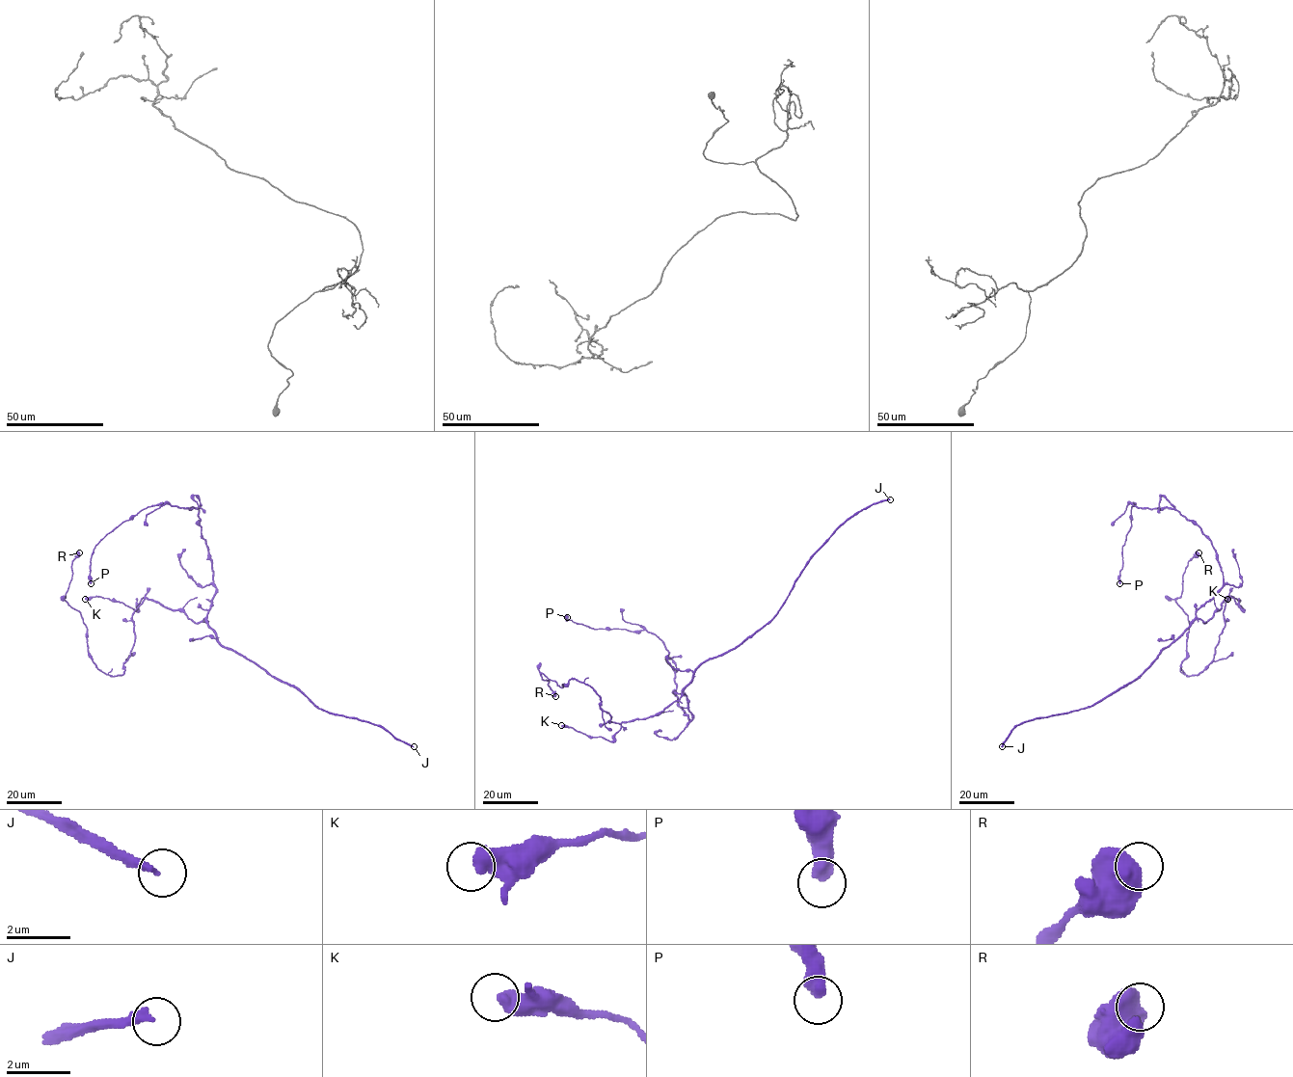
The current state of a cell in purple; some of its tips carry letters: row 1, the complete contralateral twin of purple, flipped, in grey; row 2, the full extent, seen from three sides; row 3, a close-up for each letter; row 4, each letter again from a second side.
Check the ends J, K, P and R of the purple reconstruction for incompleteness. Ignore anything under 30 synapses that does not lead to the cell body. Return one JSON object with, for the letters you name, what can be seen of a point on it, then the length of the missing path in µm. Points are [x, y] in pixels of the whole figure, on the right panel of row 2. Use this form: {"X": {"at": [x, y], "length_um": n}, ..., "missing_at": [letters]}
{"J": {"at": [1002, 746], "length_um": 200}, "missing_at": ["J"]}

